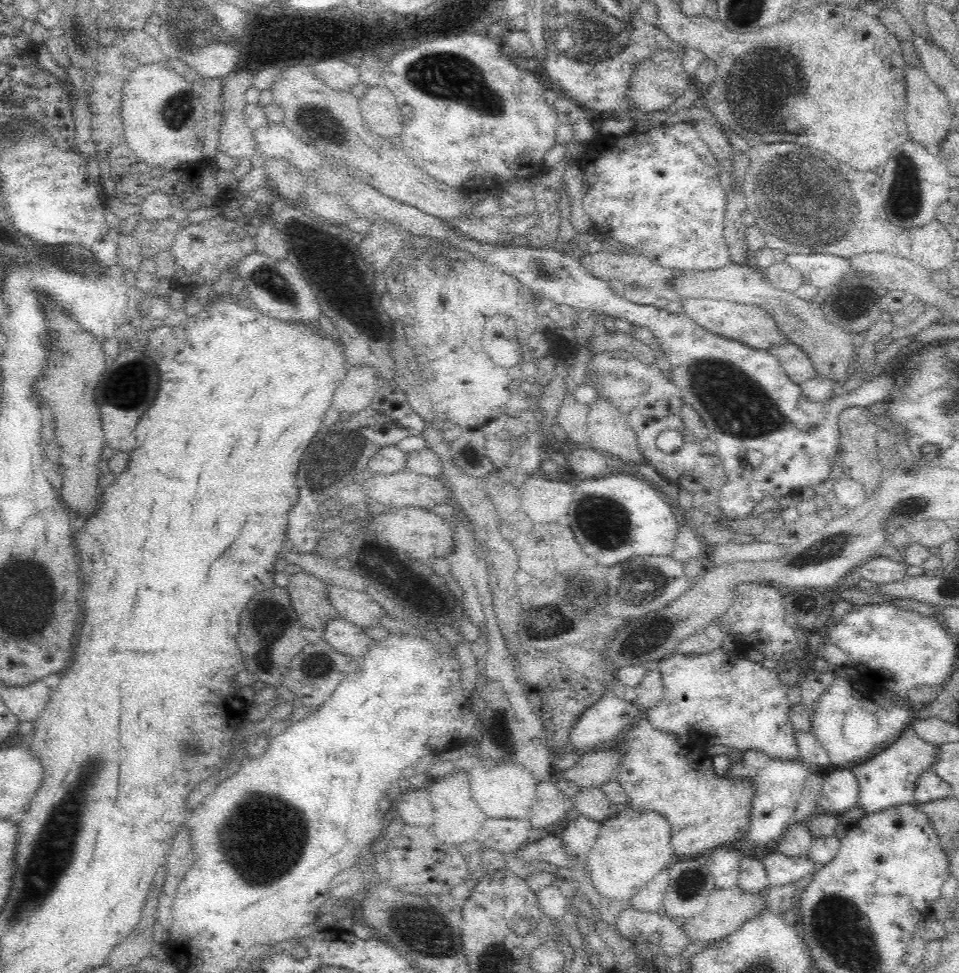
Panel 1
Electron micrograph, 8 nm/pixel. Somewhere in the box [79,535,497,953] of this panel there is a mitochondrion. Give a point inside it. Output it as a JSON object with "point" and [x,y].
{"point":[260,864]}

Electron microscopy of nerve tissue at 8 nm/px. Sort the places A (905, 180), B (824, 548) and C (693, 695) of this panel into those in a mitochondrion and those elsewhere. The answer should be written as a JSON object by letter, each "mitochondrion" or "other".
{"A":"mitochondrion","B":"mitochondrion","C":"other"}

